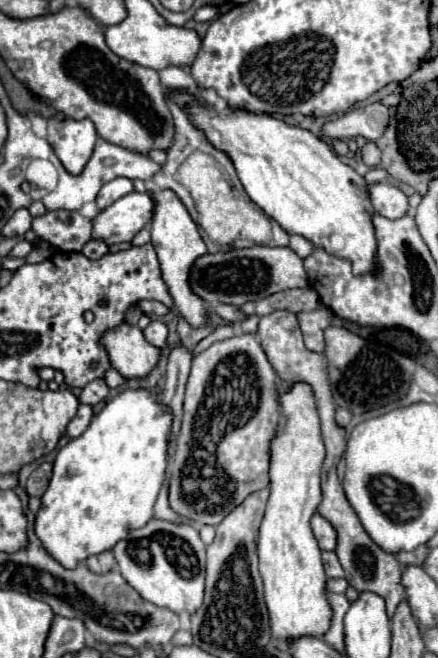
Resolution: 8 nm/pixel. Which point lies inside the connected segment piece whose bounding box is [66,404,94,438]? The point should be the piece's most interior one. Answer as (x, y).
(82, 420)

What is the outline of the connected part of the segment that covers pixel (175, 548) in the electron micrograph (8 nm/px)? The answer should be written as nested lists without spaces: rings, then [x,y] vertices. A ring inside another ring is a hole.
[[[150,520],[144,528],[130,532],[130,538],[114,546],[118,568],[126,582],[148,602],[168,608],[174,614],[194,614],[204,598],[206,546],[192,526],[174,526],[162,520]]]

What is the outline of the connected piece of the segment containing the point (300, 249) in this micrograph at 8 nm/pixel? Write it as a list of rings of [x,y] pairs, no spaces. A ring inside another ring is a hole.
[[[290,236],[290,248],[292,248],[300,258],[308,258],[308,256],[312,256],[312,252],[314,252],[314,246],[312,246],[306,238],[302,238],[302,236]]]

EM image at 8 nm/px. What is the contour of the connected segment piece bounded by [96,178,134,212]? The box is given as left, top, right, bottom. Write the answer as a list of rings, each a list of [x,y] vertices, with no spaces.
[[[116,178],[116,180],[108,182],[108,184],[104,184],[104,186],[100,188],[98,196],[96,196],[96,206],[98,206],[98,210],[100,210],[100,212],[106,210],[106,206],[114,204],[118,198],[130,194],[132,190],[134,190],[134,188],[132,188],[132,180],[128,180],[128,178]]]

